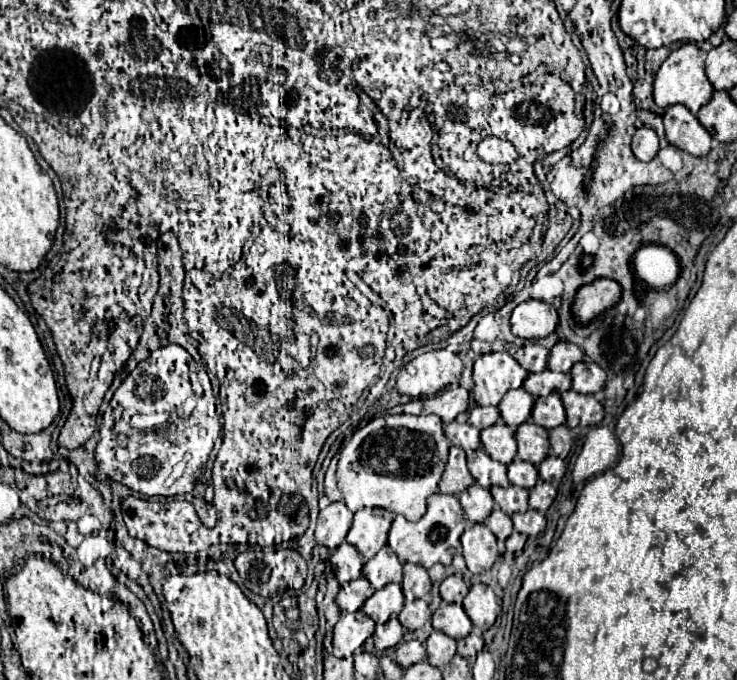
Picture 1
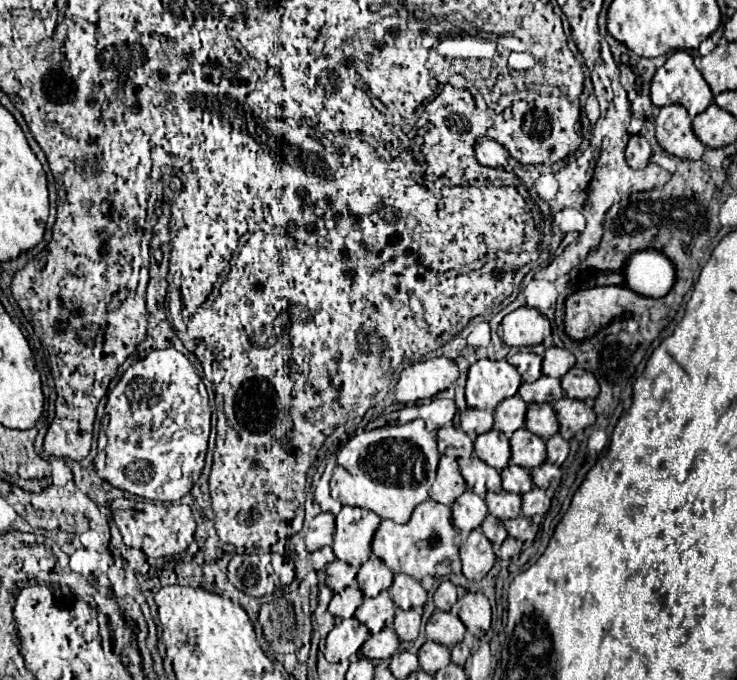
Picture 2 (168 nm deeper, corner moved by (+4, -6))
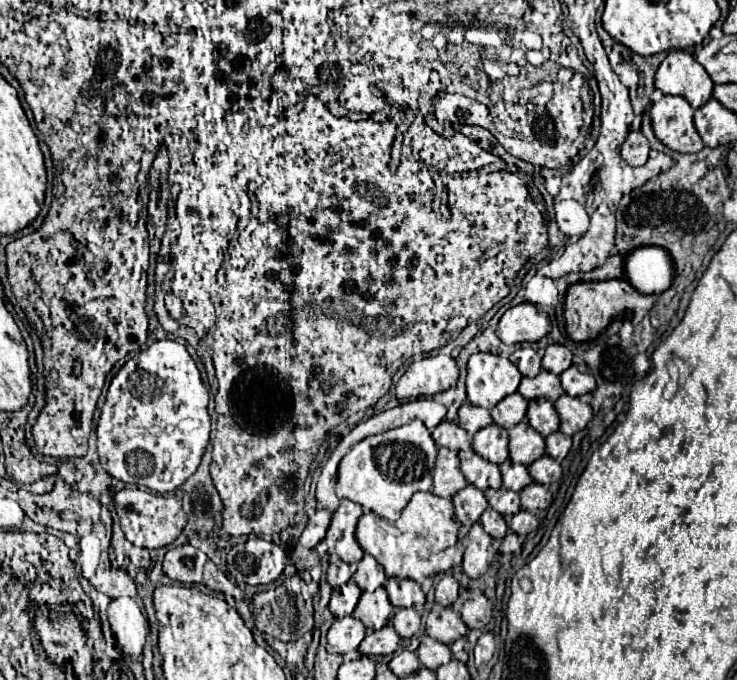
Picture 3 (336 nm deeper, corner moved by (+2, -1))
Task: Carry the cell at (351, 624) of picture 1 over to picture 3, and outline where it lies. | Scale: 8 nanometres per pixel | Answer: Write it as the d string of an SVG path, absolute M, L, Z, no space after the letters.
M354 616L338 618L334 620L334 624L326 634L326 640L328 640L326 650L330 654L346 654L348 650L356 648L364 640L364 632L366 632L364 624Z

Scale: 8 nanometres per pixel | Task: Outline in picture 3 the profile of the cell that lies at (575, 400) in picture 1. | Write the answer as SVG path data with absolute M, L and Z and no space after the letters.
M562 394L554 404L558 416L560 416L560 430L568 436L580 432L586 428L586 424L592 420L592 408L580 398L572 398L568 394Z

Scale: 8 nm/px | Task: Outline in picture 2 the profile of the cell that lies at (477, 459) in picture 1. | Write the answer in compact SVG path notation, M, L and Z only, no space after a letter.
M472 455L470 459L458 459L458 463L460 463L460 473L466 479L466 485L480 497L484 497L488 491L502 491L500 475L496 473L496 469L488 467L476 455Z

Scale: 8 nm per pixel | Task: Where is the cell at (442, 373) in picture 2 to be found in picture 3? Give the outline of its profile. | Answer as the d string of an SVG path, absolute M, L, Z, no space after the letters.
M434 354L424 360L416 360L408 366L404 376L396 384L396 396L398 400L434 396L456 386L456 380L458 380L456 360L444 354Z

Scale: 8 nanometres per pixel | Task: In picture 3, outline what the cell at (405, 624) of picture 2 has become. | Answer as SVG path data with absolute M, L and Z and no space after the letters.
M400 608L392 620L400 638L412 638L420 630L420 614L414 608Z

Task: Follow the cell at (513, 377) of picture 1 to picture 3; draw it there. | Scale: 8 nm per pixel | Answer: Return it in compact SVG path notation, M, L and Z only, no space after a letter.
M472 354L468 360L466 390L468 400L474 406L492 410L502 398L514 394L522 374L518 368L504 356L496 354Z

